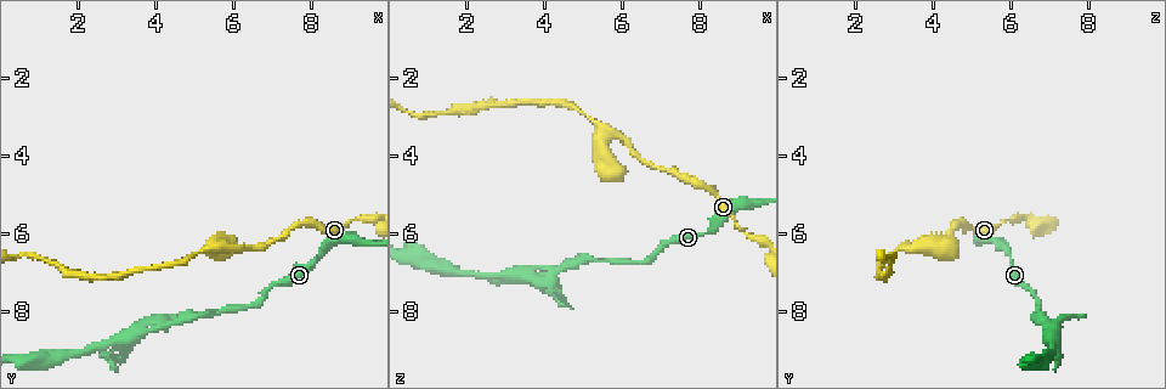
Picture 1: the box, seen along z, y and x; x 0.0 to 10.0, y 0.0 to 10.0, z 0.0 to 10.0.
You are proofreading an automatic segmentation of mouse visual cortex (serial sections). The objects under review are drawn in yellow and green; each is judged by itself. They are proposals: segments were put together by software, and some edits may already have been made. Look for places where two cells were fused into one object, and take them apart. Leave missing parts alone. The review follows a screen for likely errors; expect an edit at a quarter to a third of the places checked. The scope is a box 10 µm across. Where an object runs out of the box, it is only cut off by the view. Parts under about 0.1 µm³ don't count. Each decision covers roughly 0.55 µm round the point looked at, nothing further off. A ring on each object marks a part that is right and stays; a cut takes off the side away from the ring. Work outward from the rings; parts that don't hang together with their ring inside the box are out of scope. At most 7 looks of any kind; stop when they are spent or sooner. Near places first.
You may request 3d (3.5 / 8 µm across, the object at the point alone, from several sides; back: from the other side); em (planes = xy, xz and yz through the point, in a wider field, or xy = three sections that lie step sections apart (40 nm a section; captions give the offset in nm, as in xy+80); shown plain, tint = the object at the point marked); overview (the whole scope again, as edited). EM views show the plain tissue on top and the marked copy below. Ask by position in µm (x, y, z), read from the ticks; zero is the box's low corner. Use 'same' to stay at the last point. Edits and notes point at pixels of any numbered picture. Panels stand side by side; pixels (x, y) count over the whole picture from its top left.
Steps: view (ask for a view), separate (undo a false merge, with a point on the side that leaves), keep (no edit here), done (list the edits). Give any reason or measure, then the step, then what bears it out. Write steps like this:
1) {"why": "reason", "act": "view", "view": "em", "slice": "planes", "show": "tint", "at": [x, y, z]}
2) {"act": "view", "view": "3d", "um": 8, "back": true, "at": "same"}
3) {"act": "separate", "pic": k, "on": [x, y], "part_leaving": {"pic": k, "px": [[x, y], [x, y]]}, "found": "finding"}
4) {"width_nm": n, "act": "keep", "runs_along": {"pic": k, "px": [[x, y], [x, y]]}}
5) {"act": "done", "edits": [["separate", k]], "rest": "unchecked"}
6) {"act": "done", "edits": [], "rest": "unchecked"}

{"why": "a fork", "act": "view", "view": "3d", "um": 3.5, "at": [5.70, 6.35, 3.50]}

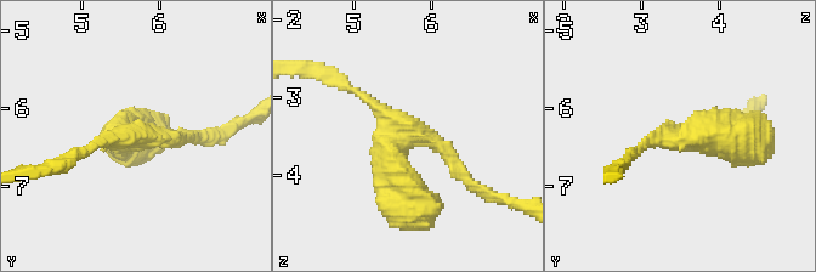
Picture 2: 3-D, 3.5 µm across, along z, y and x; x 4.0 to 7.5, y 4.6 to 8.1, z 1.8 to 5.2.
{"arms": 3, "arm_widths_nm": [150, 200, 450], "act": "view", "view": "em", "slice": "xy", "step": 2, "show": "tint", "at": [5.70, 6.35, 3.45]}

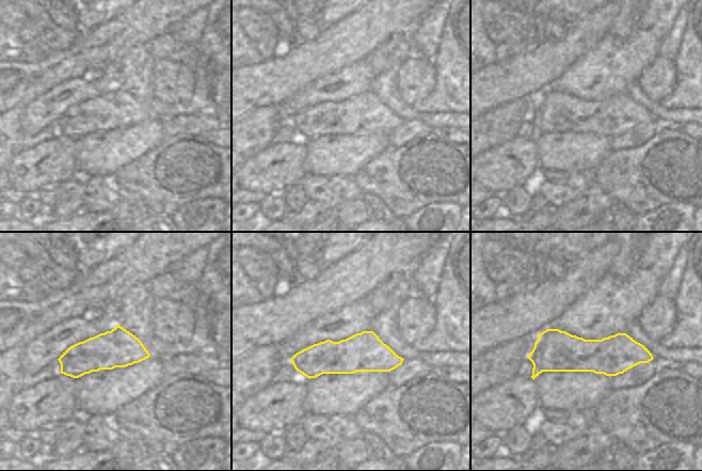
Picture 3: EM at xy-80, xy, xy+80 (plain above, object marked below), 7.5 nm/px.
{"act": "keep", "runs_along": {"pic": 2, "px": [[470, 182], [411, 132], [391, 151], [407, 204]]}, "found": "one cell here"}

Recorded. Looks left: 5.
{"why": "sudden change in width", "act": "view", "view": "3d", "um": 3.5, "at": [3.80, 8.35, 7.20]}

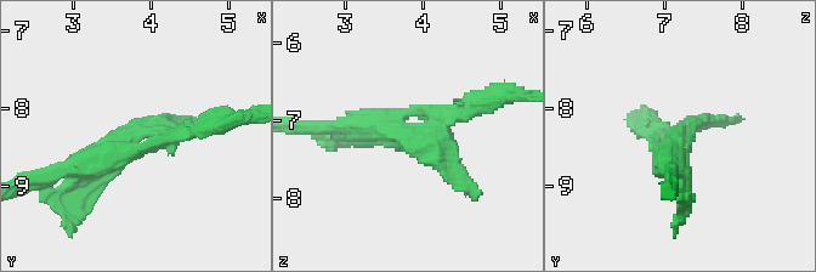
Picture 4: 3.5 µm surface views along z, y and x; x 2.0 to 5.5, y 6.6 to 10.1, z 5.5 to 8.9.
{"why": "shape alone is not enough", "act": "view", "view": "em", "slice": "xy", "step": 1, "show": "tint", "at": [3.75, 8.30, 7.20]}

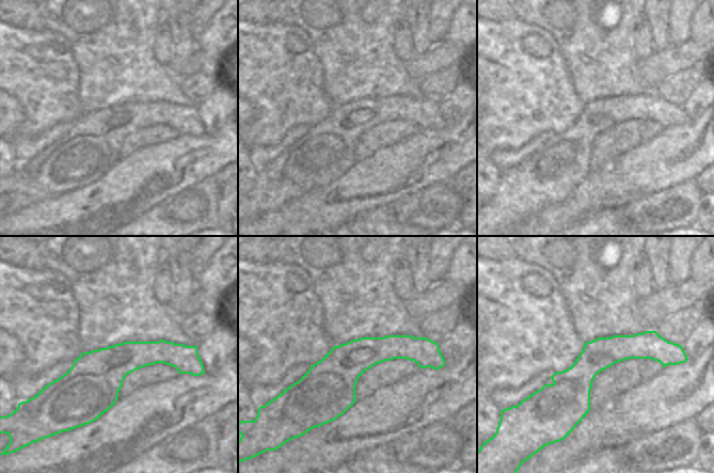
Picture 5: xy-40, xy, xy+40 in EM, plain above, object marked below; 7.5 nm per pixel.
{"act": "separate", "pic": 4, "on": [724, 122], "found": "a second cell is stuck on"}

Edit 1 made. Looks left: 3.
{"why": "calibre changes", "act": "view", "view": "3d", "um": 8, "at": [1.55, 9.10, 7.00]}

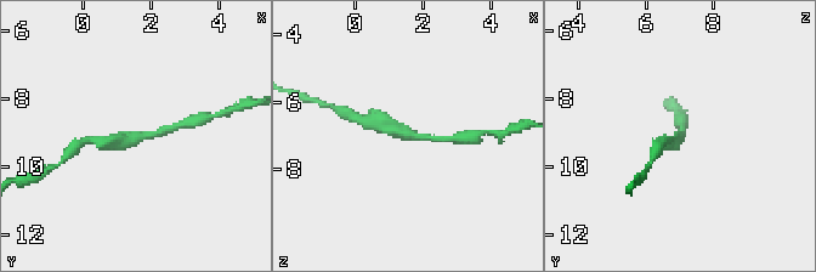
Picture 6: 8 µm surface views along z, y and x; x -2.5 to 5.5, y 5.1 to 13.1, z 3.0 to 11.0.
{"arm_widths_nm": [200, 400], "act": "view", "view": "em", "slice": "xy", "step": 2, "show": "tint", "at": "same"}

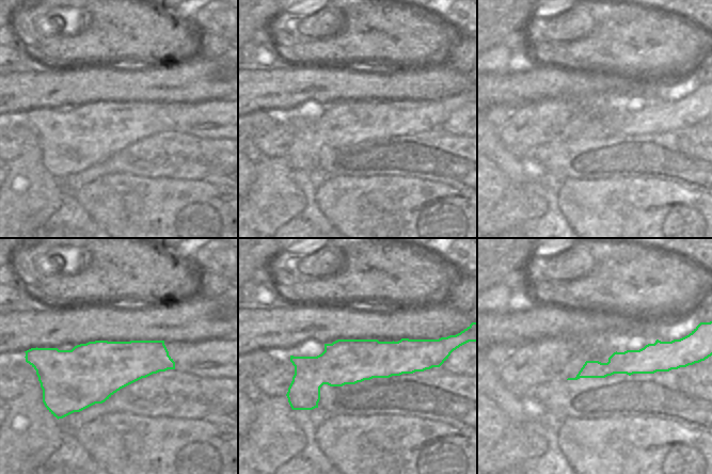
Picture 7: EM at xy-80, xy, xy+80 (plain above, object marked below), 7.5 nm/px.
{"width_nm": 340, "act": "keep", "runs_along": {"pic": 6, "px": [[442, 139], [408, 135], [377, 122]]}, "found": "continuous, no second cell"}

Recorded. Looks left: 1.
{"act": "done", "edits": [["separate", 4]], "rest": "unchecked"}

